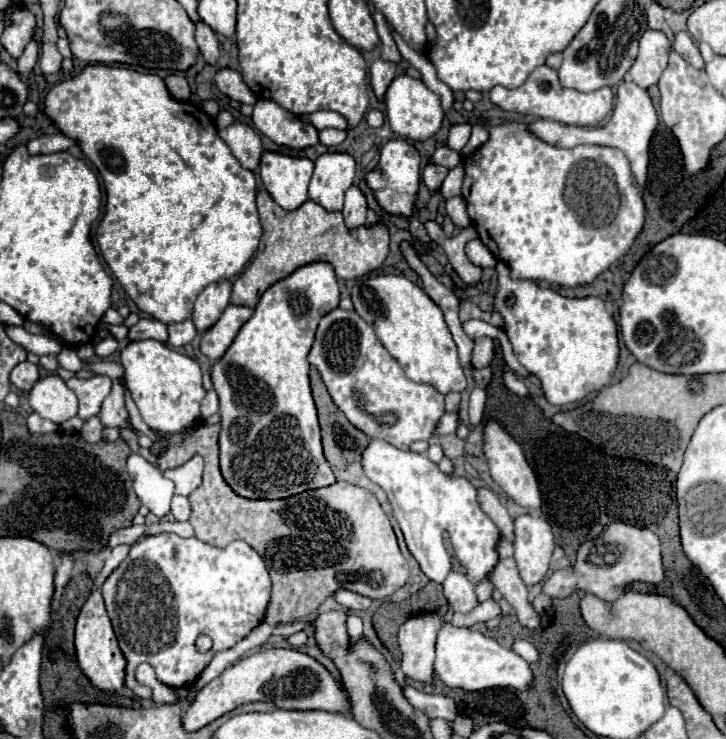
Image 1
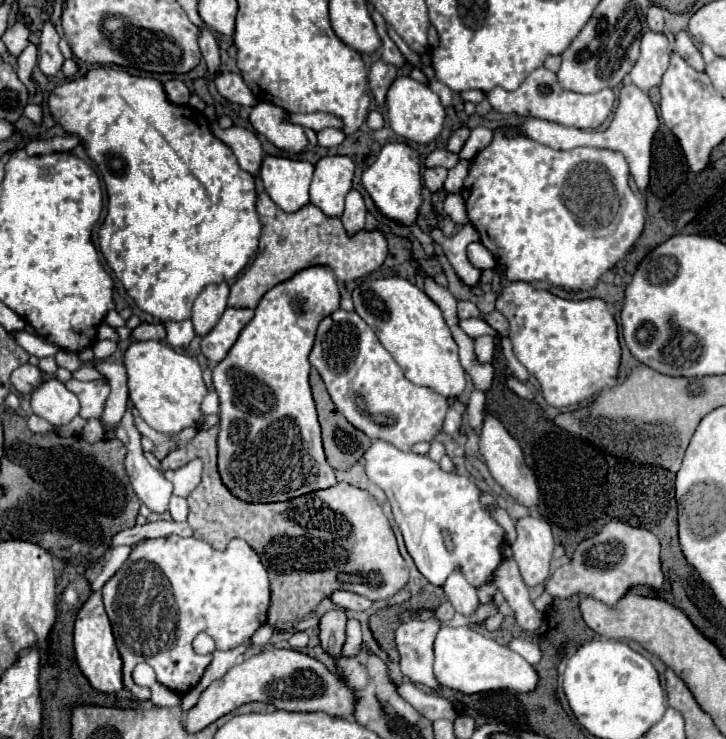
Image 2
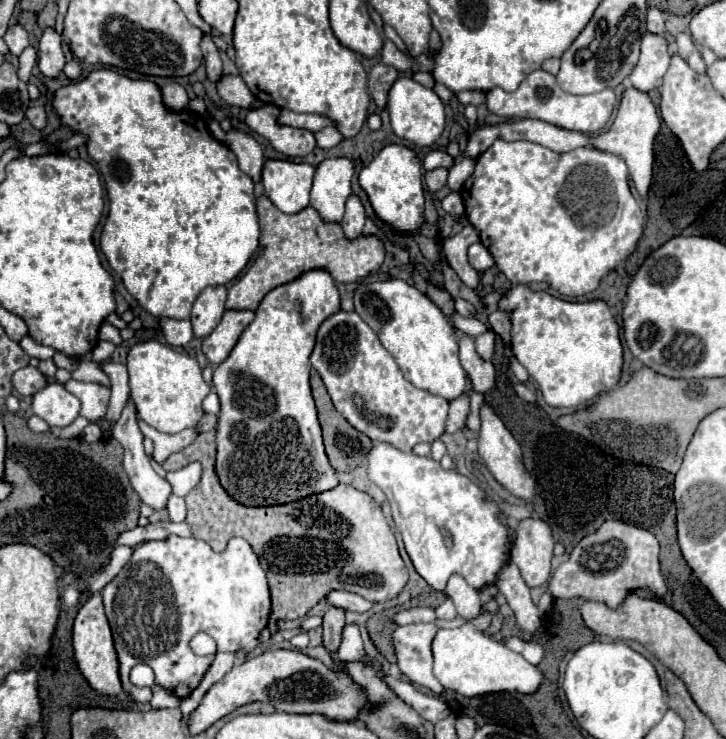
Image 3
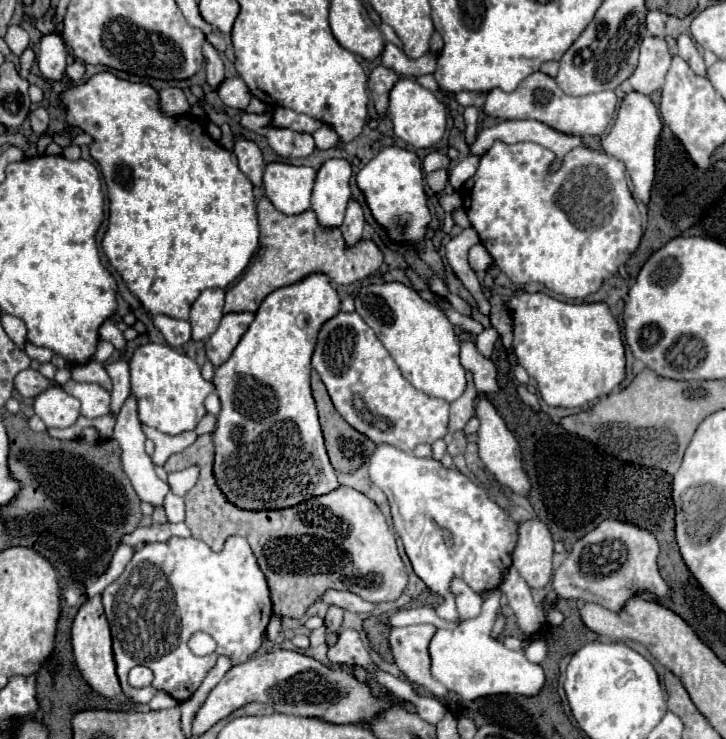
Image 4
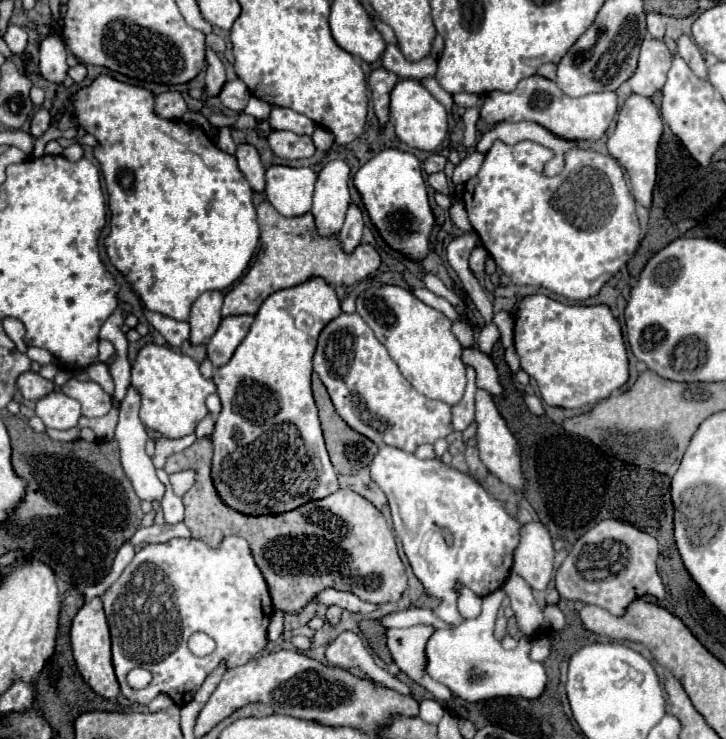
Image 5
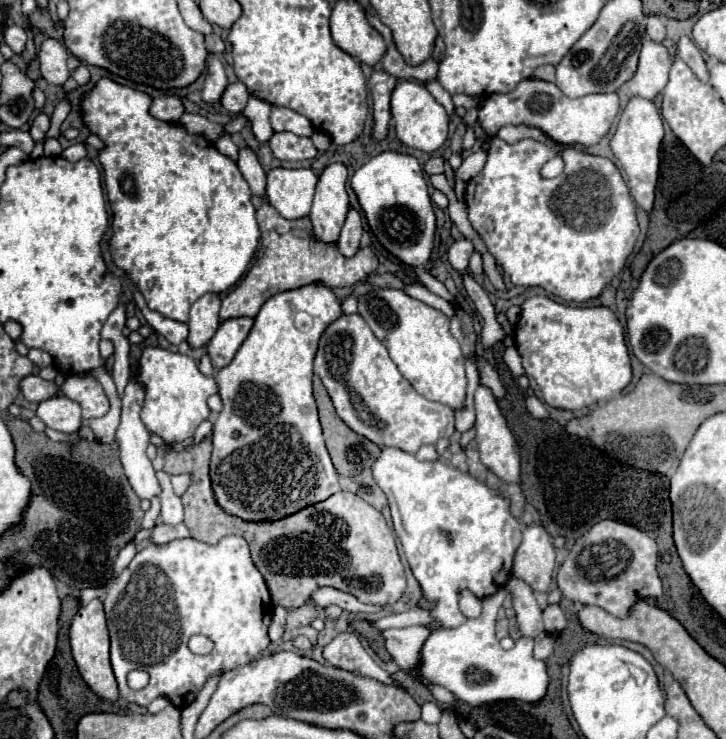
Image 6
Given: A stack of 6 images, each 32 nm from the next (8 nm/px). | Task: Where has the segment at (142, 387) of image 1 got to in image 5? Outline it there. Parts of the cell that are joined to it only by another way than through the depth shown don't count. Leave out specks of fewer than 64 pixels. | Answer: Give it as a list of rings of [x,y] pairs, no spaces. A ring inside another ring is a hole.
[[[148,344],[138,352],[132,364],[132,384],[136,384],[142,394],[140,420],[164,438],[184,438],[192,434],[198,422],[208,416],[206,398],[216,392],[216,384],[200,374],[198,364],[190,356],[158,344]]]

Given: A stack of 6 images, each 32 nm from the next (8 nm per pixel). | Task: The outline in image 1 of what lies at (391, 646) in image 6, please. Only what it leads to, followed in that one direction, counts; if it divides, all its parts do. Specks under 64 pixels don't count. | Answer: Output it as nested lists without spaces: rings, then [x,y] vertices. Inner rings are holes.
[[[436,614],[412,616],[398,628],[398,646],[402,652],[402,672],[418,682],[432,684],[434,644],[442,620]]]

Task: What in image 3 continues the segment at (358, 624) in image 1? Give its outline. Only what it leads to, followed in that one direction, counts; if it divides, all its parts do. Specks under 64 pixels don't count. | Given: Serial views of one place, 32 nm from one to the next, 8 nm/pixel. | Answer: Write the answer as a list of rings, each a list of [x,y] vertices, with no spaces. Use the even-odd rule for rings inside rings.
[[[350,624],[342,632],[342,642],[336,652],[330,652],[334,662],[368,662],[368,656],[362,646],[362,638],[358,632],[358,626]]]

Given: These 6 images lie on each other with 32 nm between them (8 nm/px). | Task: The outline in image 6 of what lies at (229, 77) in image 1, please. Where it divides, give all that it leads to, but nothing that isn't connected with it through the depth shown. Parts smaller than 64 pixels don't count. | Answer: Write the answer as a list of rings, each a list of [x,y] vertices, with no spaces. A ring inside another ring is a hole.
[[[234,82],[226,88],[226,92],[222,96],[222,106],[232,114],[240,114],[244,110],[244,104],[248,102],[248,98],[250,98],[250,94],[244,88],[244,84]]]

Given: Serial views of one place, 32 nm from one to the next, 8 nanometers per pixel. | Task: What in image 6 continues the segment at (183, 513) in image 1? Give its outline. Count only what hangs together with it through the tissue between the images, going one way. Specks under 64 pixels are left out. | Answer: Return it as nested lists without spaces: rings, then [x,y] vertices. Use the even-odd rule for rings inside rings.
[[[158,472],[158,482],[162,486],[162,492],[160,492],[160,504],[162,504],[160,516],[162,516],[162,522],[164,524],[172,524],[172,526],[180,524],[182,522],[182,502],[172,492],[170,476],[166,472]]]

